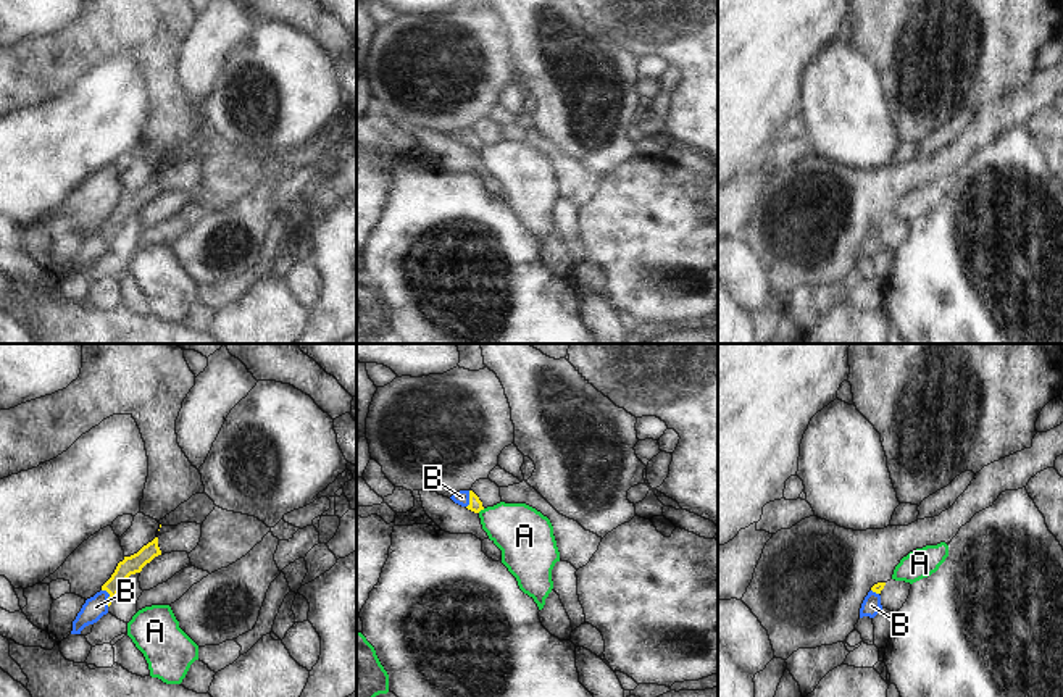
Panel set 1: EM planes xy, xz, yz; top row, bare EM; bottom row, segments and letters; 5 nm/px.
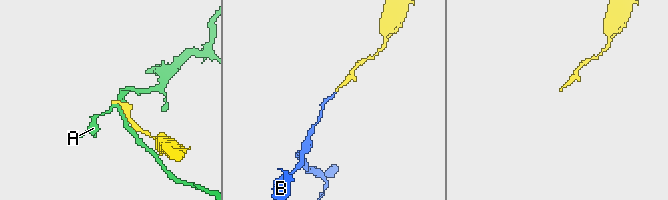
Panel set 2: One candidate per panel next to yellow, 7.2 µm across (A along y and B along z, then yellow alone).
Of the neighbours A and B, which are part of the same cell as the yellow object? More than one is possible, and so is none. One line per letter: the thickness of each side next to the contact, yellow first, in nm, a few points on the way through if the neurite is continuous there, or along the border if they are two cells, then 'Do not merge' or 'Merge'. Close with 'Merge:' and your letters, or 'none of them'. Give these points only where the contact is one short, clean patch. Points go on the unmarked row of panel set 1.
A: Thickness 70 nm (yellow) against 280 nm. Boundary: xz (484, 147), (478, 150). Do not merge
B: Thickness 90 nm (yellow) against 110 nm. Path across: xy (134, 202), (116, 218), (108, 236), (95, 246). Merge
Merge: B.

